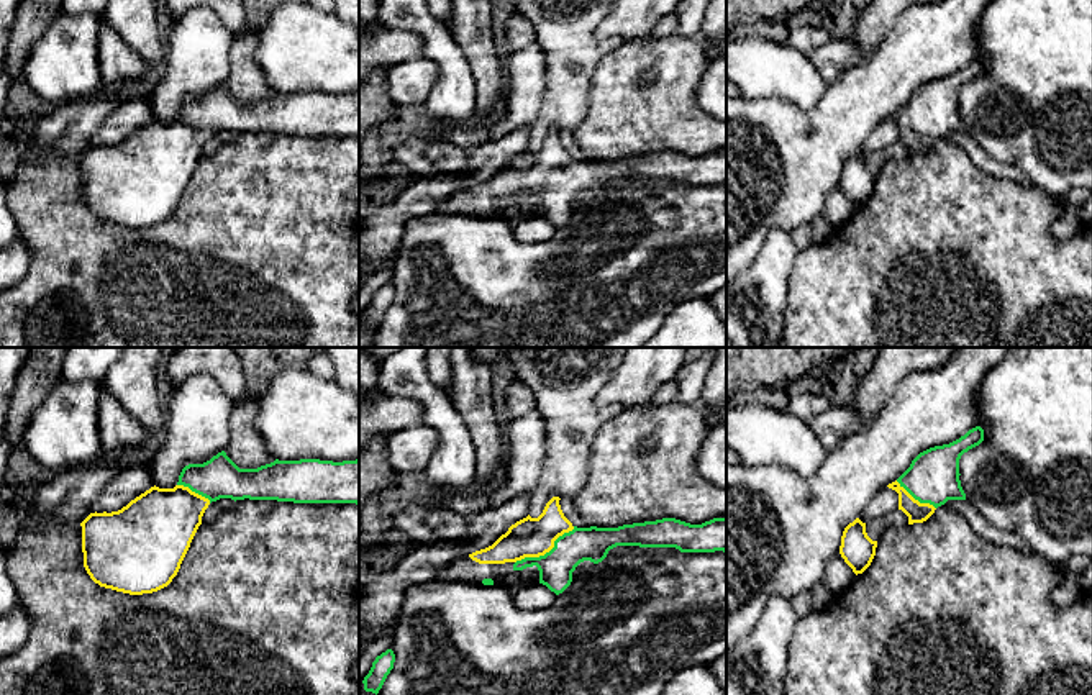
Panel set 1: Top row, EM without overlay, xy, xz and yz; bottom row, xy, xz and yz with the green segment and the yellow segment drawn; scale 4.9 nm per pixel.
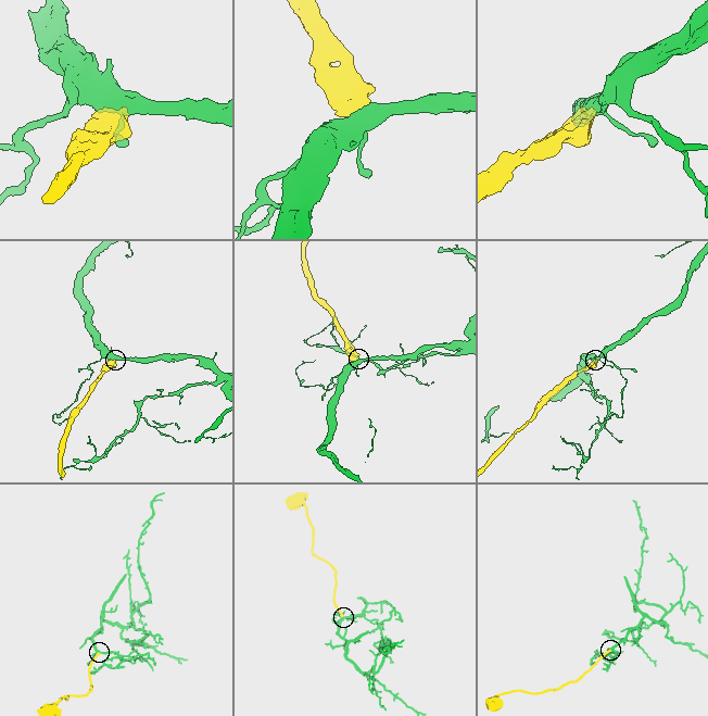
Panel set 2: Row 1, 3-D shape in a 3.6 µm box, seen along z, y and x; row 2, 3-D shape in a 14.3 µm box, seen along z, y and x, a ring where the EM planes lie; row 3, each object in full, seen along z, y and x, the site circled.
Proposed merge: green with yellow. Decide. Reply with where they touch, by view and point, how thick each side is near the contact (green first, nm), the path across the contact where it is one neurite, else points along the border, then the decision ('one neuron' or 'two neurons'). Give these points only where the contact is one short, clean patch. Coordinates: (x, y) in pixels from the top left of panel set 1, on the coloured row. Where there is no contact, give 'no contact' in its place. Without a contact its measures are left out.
contact xz (546, 553); calibres 170 and 190 nm; way xz (556, 567), (556, 563), (546, 553), (530, 536); one neuron

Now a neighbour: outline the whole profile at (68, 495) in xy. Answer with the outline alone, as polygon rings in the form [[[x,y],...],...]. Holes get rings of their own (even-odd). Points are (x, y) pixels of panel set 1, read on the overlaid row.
[[[93,462],[54,472],[49,480],[39,485],[18,533],[38,526],[44,520],[52,520],[57,525],[82,523],[90,515],[93,500],[121,470],[123,467],[116,462]]]

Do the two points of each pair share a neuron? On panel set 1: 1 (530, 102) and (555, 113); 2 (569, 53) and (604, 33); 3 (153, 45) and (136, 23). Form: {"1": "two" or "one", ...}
{"1": "two", "2": "two", "3": "one"}

